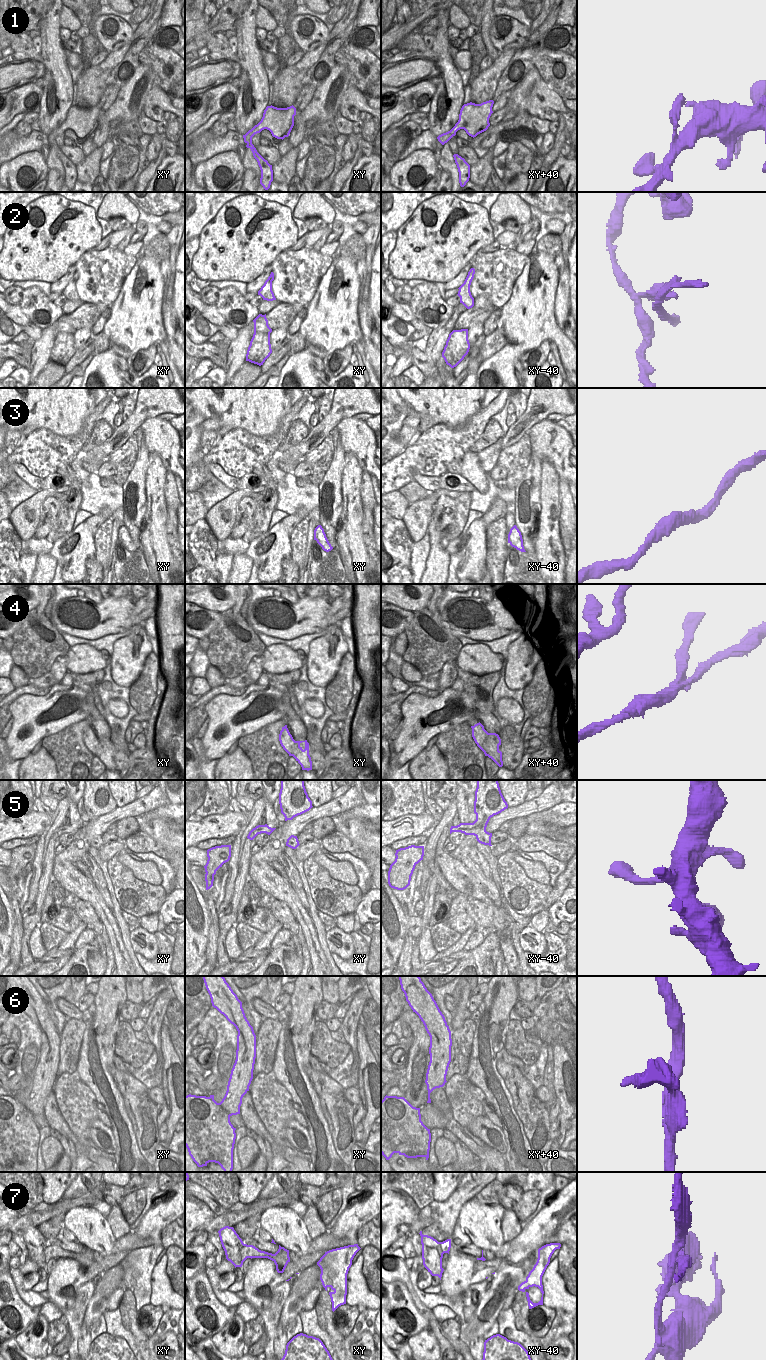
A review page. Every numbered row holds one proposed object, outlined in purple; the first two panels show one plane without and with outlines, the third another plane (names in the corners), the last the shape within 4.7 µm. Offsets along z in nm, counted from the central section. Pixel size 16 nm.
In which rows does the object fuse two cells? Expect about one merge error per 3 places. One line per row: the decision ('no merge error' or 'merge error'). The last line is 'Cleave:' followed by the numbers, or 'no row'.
1: no merge error
2: merge error
3: no merge error
4: merge error
5: no merge error
6: merge error
7: no merge error
Cleave: 2, 4, 6

